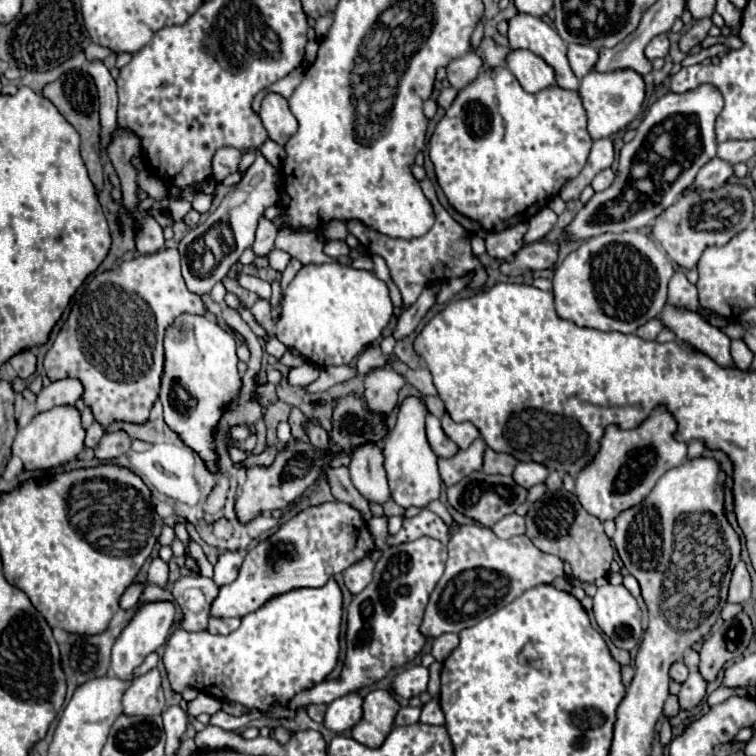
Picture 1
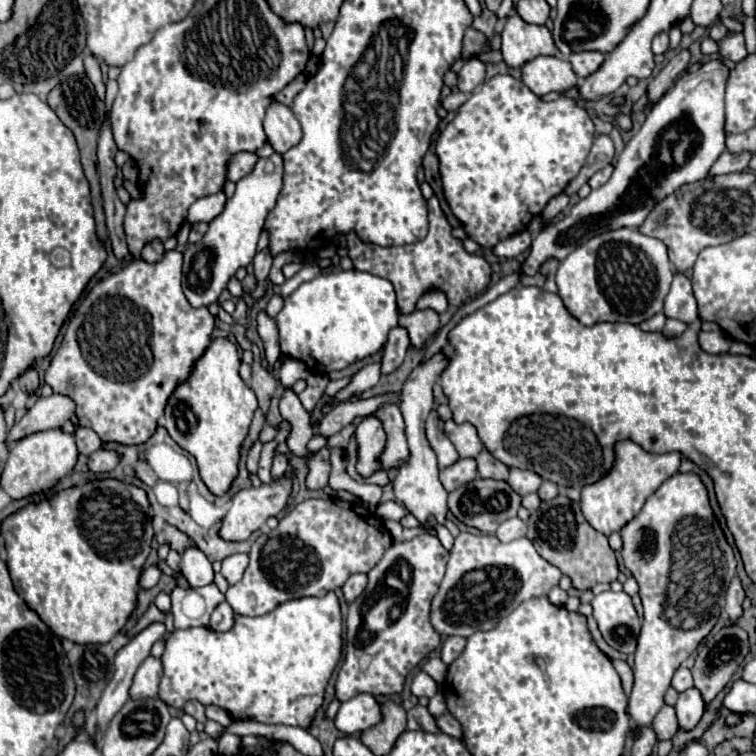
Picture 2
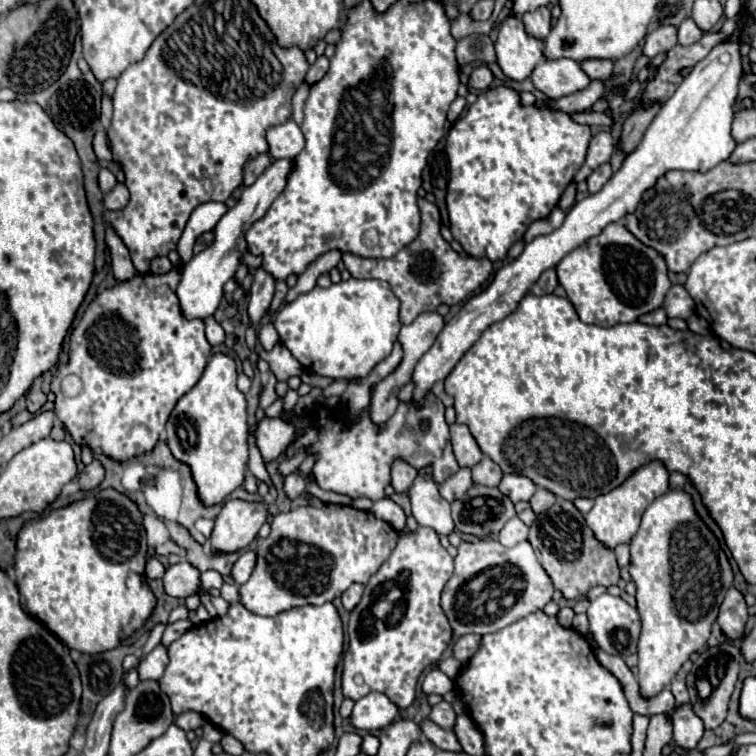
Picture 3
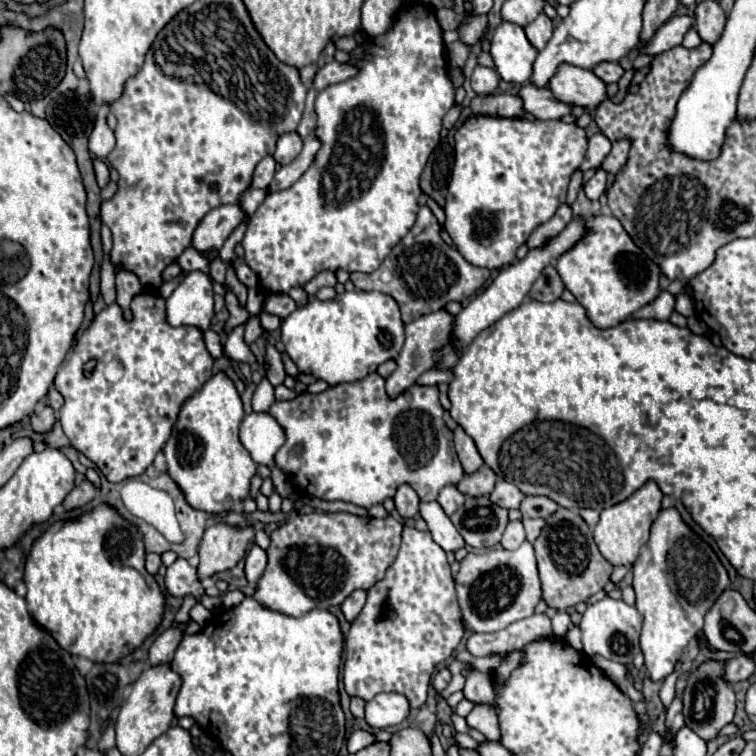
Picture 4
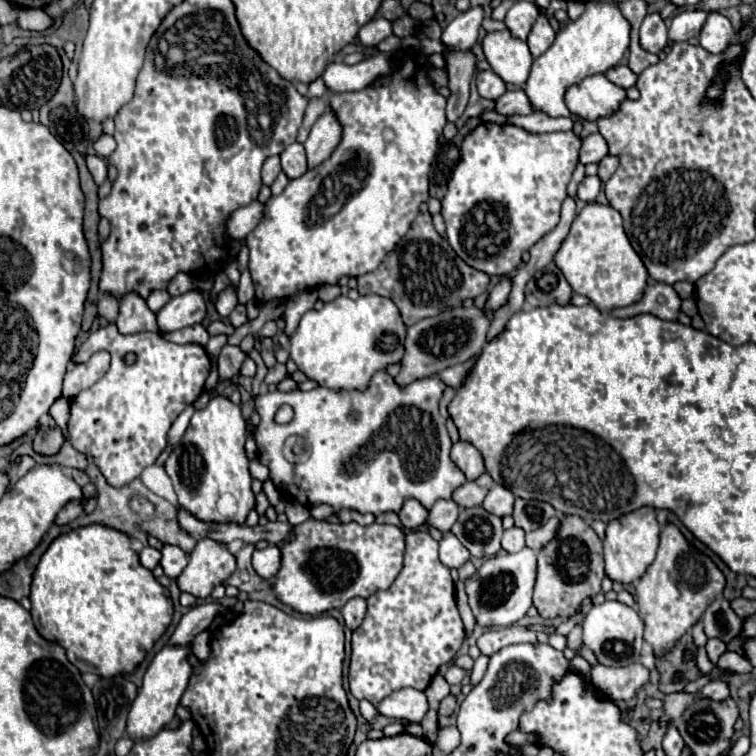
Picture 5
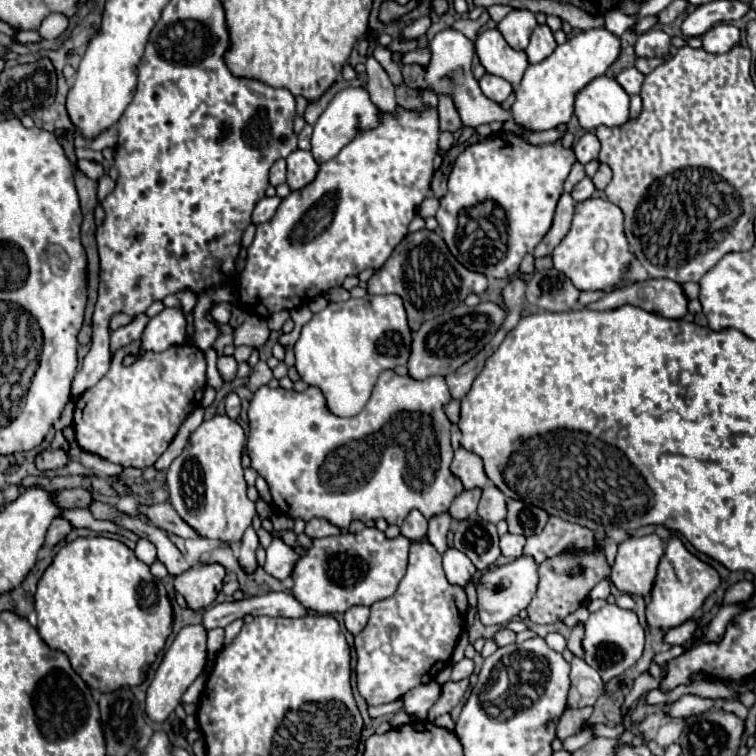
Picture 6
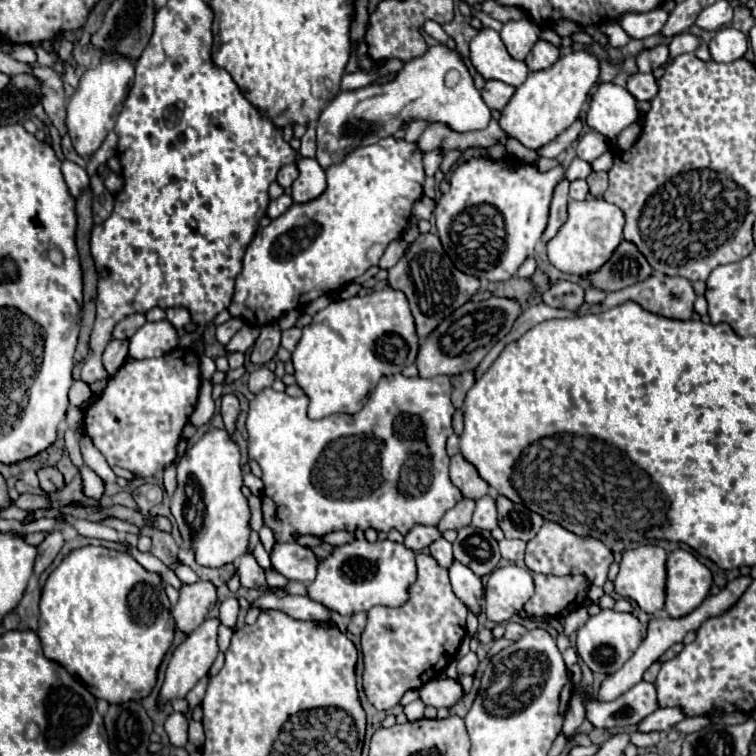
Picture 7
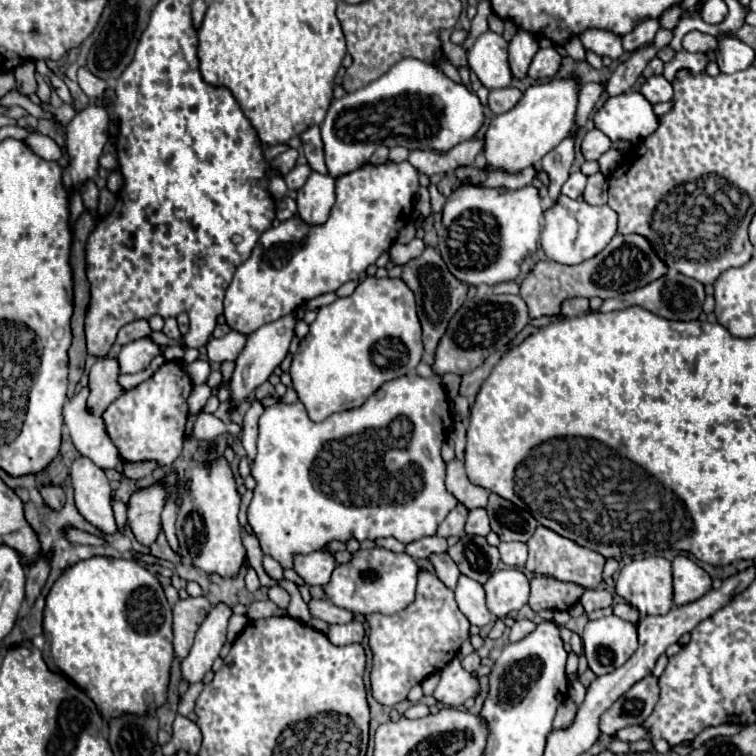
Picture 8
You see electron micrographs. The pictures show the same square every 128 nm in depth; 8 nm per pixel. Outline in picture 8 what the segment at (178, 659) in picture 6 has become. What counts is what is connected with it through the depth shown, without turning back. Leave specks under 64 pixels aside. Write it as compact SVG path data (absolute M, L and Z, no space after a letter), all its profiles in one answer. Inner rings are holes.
M218 604L200 624L188 656L180 662L182 680L186 680L188 684L200 682L204 674L210 672L214 660L220 654L222 644L226 642L226 626L230 614L232 610L226 604Z

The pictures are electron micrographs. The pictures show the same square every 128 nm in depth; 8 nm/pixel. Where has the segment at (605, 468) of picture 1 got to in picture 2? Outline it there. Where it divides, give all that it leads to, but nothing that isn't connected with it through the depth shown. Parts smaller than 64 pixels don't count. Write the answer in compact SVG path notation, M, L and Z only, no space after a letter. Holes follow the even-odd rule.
M632 440L616 442L612 470L606 476L602 476L598 482L584 486L580 492L580 508L586 520L606 536L610 532L618 532L628 520L632 520L632 516L636 516L636 512L640 512L648 496L652 496L652 492L656 492L656 488L668 476L678 472L680 460L682 460L680 452L652 454L642 450L642 446L638 446Z

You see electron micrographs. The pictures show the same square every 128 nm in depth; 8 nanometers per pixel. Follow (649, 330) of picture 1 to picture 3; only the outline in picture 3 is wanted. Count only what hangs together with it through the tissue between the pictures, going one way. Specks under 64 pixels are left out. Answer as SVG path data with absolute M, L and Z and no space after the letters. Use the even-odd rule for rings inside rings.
M658 308L656 312L650 312L648 316L640 316L640 322L642 324L648 324L648 326L662 326L662 324L666 324L666 312L664 312L664 308Z

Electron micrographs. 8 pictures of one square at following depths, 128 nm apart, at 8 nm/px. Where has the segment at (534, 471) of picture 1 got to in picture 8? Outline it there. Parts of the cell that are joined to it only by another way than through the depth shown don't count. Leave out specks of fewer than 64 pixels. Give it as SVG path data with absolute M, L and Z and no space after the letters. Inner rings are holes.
M474 508L470 510L468 522L466 522L466 532L486 536L490 532L490 522L488 522L488 512L484 508Z

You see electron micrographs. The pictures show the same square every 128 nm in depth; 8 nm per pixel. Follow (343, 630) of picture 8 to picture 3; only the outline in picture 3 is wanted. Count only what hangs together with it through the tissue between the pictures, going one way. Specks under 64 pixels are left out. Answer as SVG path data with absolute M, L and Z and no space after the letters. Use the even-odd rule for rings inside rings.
M352 584L344 594L342 594L342 604L344 608L350 612L358 602L360 602L360 596L364 594L364 584Z

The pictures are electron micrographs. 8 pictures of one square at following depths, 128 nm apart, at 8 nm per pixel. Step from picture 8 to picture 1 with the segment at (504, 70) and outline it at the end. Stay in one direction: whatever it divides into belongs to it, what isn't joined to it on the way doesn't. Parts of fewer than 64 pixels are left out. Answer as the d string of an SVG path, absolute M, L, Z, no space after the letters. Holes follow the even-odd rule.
M516 14L508 20L508 40L510 48L526 48L532 50L536 56L540 56L546 64L554 68L556 83L561 88L577 91L580 80L574 76L568 58L566 58L566 44L558 36L556 30L552 30L542 18L530 16L530 14Z

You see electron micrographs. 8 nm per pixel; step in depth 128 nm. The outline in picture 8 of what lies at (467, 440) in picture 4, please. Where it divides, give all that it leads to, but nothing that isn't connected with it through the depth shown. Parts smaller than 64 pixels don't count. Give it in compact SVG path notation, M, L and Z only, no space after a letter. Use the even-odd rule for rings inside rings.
M452 460L446 470L446 488L456 496L460 504L464 504L468 510L472 508L484 508L486 506L486 488L476 486L468 480L466 470L460 460Z

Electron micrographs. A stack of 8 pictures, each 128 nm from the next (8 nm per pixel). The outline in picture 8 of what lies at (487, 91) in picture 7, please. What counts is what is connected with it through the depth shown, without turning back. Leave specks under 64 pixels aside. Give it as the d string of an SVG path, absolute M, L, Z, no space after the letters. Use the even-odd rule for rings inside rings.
M514 86L508 88L498 88L498 90L490 90L488 94L488 110L498 116L500 112L508 112L508 108L512 108L516 104L516 100L520 100L522 92Z

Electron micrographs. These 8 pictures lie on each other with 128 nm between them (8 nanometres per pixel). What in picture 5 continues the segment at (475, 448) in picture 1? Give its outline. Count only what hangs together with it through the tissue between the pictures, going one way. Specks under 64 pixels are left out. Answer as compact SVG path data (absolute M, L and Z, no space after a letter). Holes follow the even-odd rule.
M438 500L428 514L428 524L438 528L440 532L446 532L452 528L458 514L460 514L460 506L454 500Z

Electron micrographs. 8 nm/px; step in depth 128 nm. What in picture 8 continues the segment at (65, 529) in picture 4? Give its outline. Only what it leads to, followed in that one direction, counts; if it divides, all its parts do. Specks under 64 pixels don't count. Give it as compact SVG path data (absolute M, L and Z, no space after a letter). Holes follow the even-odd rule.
M92 556L86 560L76 562L74 566L66 568L62 572L62 576L54 582L54 586L50 588L48 596L46 596L46 606L44 606L44 624L42 624L44 632L44 660L48 664L48 668L52 668L54 672L62 672L66 674L72 682L76 682L84 692L88 692L88 696L92 696L94 704L100 708L100 714L106 718L112 716L120 716L120 712L140 712L140 714L148 714L154 712L158 706L162 706L166 702L166 690L168 690L168 680L170 680L170 664L174 658L174 650L172 650L172 608L164 596L164 590L158 582L158 578L148 572L146 568L142 568L140 564L126 560L126 558L108 558L108 556Z

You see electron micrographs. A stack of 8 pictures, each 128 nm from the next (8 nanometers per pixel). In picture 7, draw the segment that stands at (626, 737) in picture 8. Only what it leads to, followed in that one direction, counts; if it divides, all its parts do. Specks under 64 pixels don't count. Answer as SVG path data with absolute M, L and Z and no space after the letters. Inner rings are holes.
M674 706L674 708L658 708L656 712L652 712L652 716L646 716L640 724L638 730L640 732L654 732L654 730L668 730L672 726L676 726L678 722L682 722L686 718L684 710Z

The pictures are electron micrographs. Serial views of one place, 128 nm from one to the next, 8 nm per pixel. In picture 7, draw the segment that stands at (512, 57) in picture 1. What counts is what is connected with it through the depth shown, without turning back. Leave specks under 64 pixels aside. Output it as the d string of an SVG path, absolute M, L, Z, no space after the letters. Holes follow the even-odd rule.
M612 82L596 84L586 110L586 124L604 134L606 138L616 138L626 126L638 120L636 98L622 86Z

